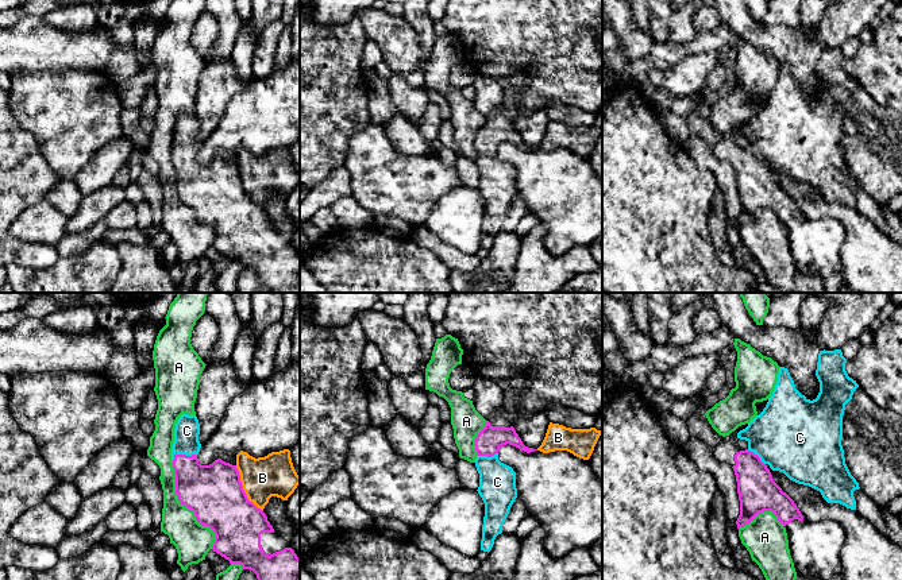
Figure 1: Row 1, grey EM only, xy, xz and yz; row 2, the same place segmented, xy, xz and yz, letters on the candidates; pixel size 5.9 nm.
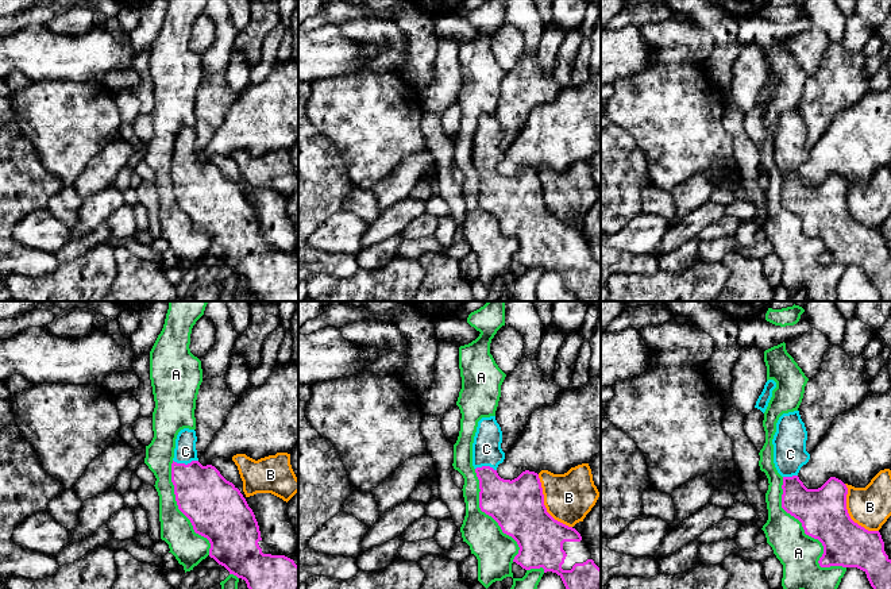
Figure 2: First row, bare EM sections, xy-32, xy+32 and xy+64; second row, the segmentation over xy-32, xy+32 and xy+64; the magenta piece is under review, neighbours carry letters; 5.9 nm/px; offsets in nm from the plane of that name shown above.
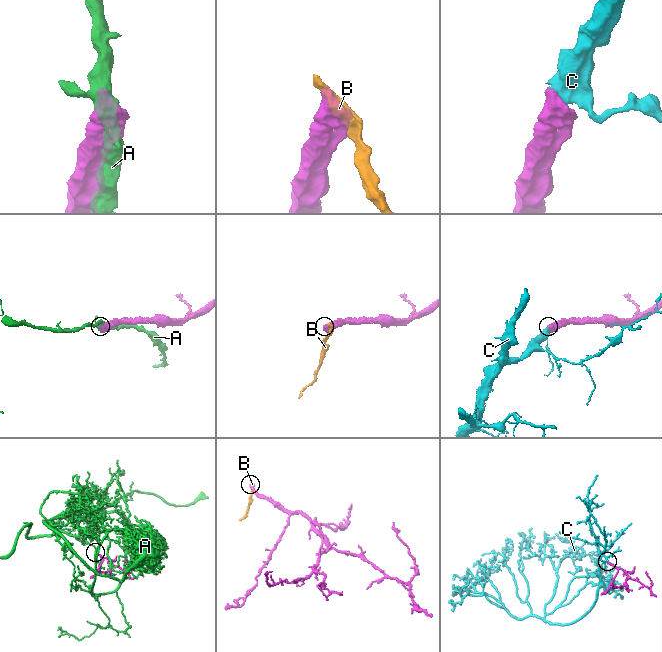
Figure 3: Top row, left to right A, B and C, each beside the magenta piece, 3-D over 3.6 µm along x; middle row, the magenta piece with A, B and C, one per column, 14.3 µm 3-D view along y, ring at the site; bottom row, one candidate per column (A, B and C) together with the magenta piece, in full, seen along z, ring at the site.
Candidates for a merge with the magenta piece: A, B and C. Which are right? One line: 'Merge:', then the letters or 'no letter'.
Merge: C

